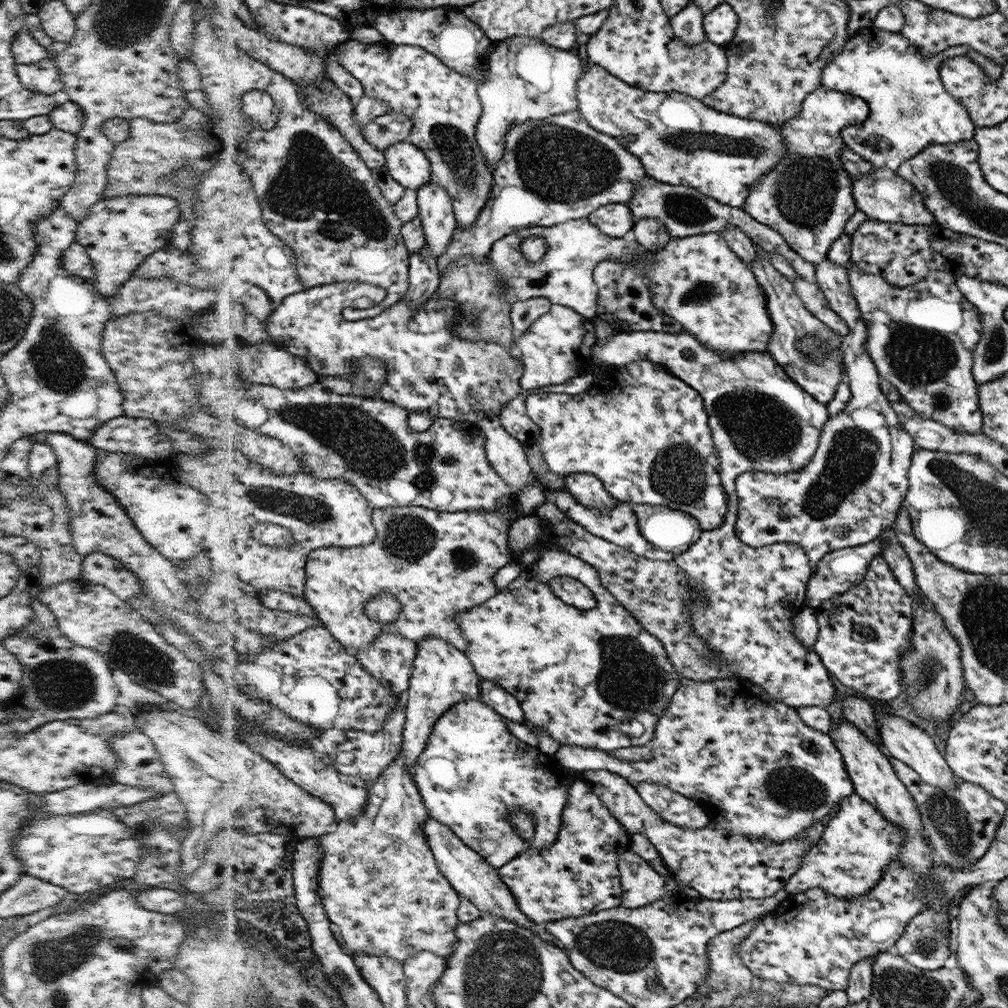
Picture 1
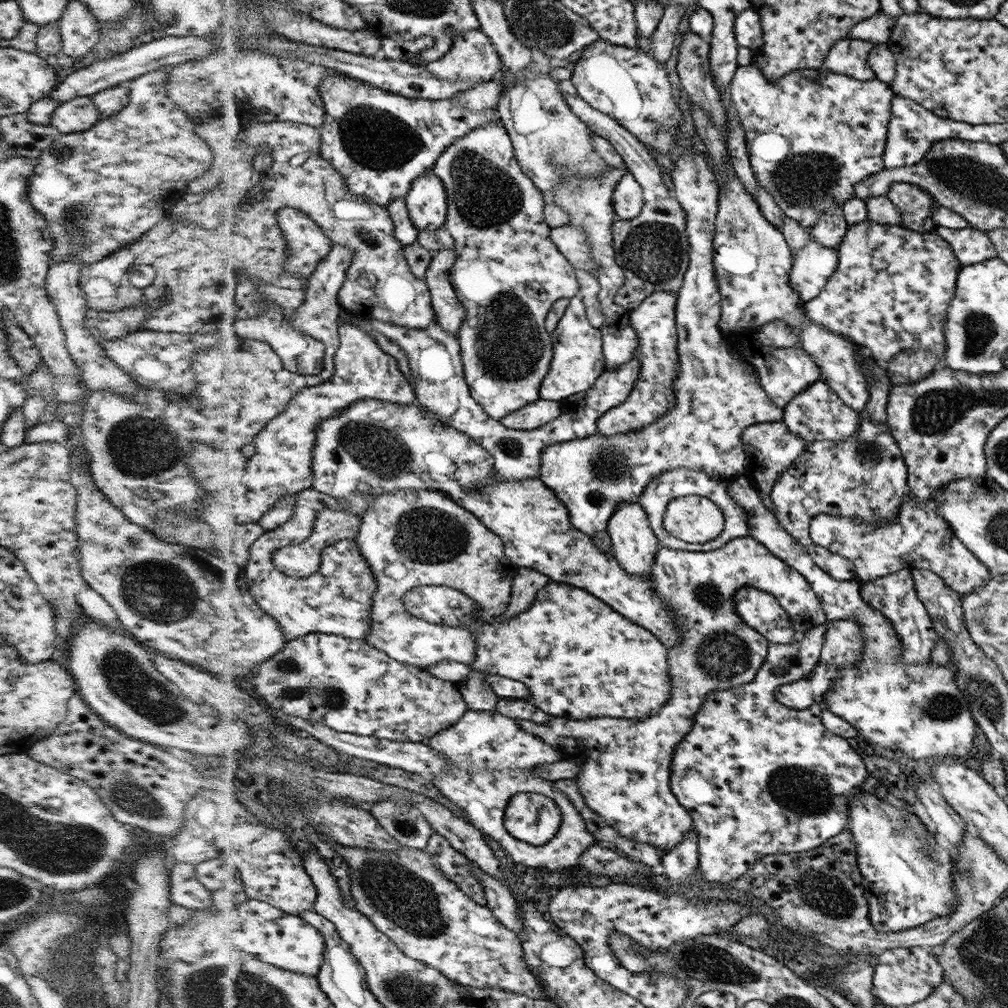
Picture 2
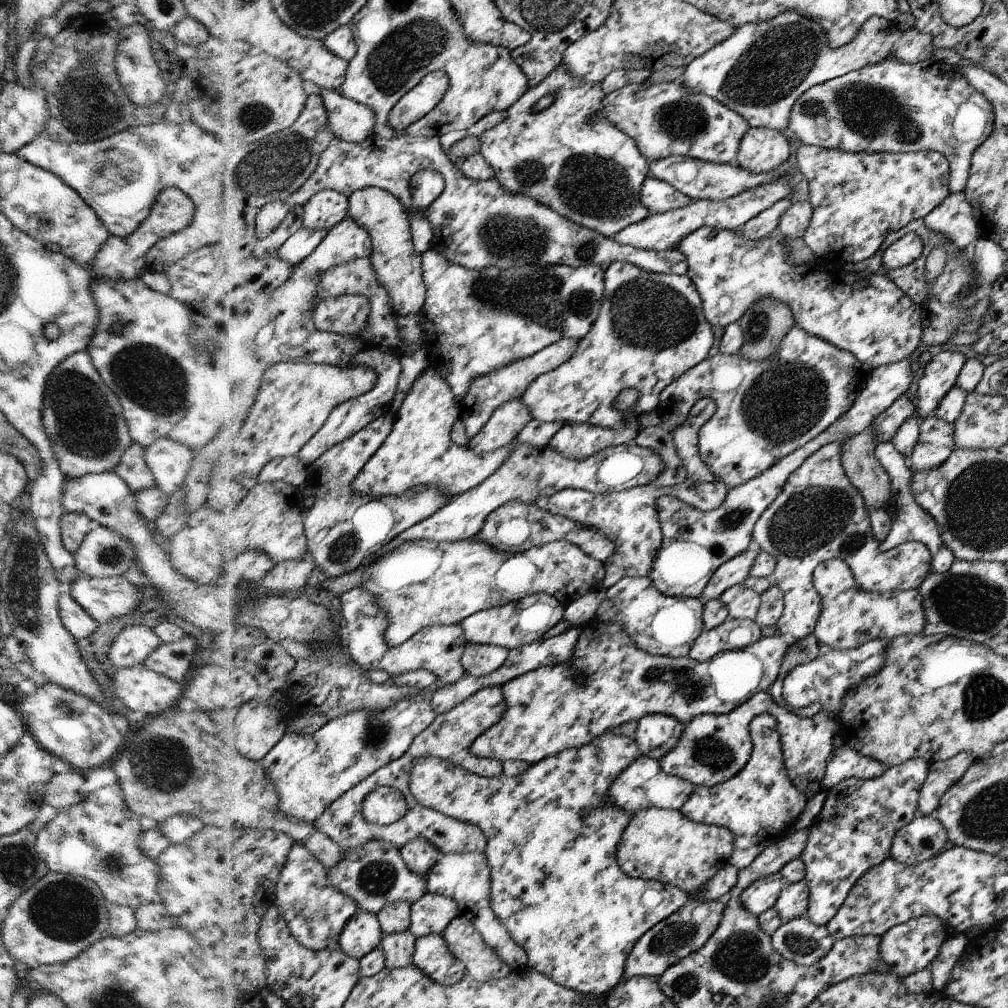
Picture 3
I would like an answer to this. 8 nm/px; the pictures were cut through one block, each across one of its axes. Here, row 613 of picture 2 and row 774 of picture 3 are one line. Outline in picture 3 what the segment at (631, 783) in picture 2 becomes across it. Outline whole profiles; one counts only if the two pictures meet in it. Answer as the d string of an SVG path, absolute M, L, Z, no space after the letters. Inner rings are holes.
M761 691L752 696L747 703L737 707L735 711L724 715L703 714L686 724L677 744L659 761L664 773L675 775L681 780L690 782L694 787L711 788L719 783L725 782L740 773L748 763L753 745L749 736L749 725L756 716L769 715L775 719L776 729L779 732L779 742L782 746L783 764L786 766L787 776L790 777L792 785L804 794L808 800L815 795L824 794L823 779L826 775L826 767L830 762L832 752L834 752L834 739L836 732L840 728L836 717L830 717L822 710L813 718L801 718L790 710L775 704L769 692Z

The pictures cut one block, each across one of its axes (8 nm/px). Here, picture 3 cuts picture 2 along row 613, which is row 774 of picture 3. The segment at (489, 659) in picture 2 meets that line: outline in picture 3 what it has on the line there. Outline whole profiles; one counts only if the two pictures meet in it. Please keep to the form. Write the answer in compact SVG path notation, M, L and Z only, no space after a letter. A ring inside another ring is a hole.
M610 732L600 736L598 739L592 740L592 743L586 744L583 747L568 749L550 756L540 763L532 764L523 774L516 777L508 777L504 774L494 779L482 777L468 771L462 766L456 765L450 759L442 759L433 755L425 755L413 761L411 788L418 801L422 805L446 813L453 818L470 821L471 824L478 825L483 830L483 833L486 834L487 847L484 853L486 854L491 871L490 909L496 918L498 918L498 921L506 928L506 931L514 942L526 952L527 967L536 969L546 977L550 977L556 984L568 989L574 989L578 993L604 996L612 991L612 988L615 988L616 984L619 984L620 980L624 979L627 959L632 948L656 924L668 919L668 916L680 911L680 908L683 908L686 904L692 903L698 905L704 901L717 900L721 896L724 896L724 894L730 893L738 883L739 870L729 864L720 868L717 874L711 880L708 880L703 889L697 893L688 893L674 885L659 881L630 877L620 870L619 864L615 860L615 852L618 850L618 843L620 836L623 836L624 828L627 828L627 825L631 823L632 815L623 809L608 805L605 796L612 782L620 775L620 772L623 772L639 756L639 748L633 738L622 736L618 732Z

